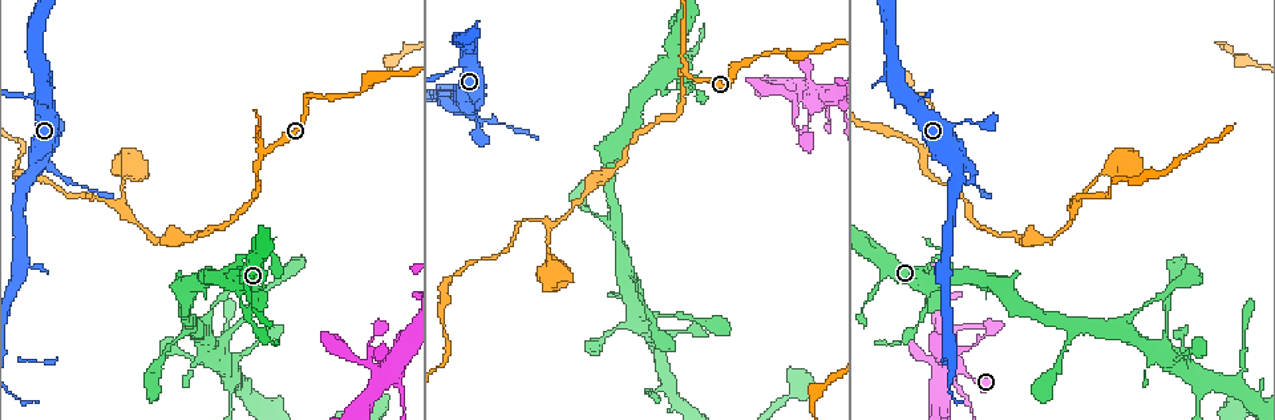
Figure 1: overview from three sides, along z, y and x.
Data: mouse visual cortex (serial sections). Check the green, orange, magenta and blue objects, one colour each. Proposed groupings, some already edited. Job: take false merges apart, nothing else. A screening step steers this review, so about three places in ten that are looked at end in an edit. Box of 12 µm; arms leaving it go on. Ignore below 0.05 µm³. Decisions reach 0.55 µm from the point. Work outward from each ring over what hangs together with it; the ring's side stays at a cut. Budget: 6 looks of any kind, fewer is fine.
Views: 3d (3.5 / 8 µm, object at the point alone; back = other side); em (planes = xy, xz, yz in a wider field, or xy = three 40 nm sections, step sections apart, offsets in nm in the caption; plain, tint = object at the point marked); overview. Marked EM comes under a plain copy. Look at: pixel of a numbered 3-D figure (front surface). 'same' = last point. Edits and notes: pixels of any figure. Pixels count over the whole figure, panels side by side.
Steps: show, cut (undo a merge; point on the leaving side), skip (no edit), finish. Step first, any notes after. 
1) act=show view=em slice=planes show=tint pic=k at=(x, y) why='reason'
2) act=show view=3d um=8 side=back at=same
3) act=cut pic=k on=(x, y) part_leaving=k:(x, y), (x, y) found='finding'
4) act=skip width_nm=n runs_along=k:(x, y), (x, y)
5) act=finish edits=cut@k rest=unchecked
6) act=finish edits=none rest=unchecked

act=show view=3d um=3.5 pic=1 at=(784, 92) why='two arms in line, one across'

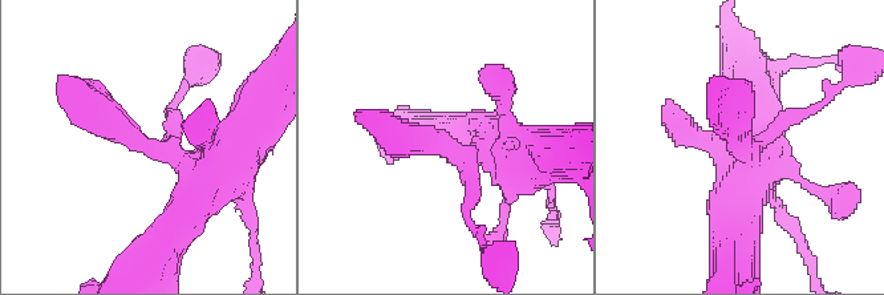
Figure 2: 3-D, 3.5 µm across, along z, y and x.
act=show view=em slice=xy step=2 show=tint pic=2 at=(747, 144) why='need the tissue'

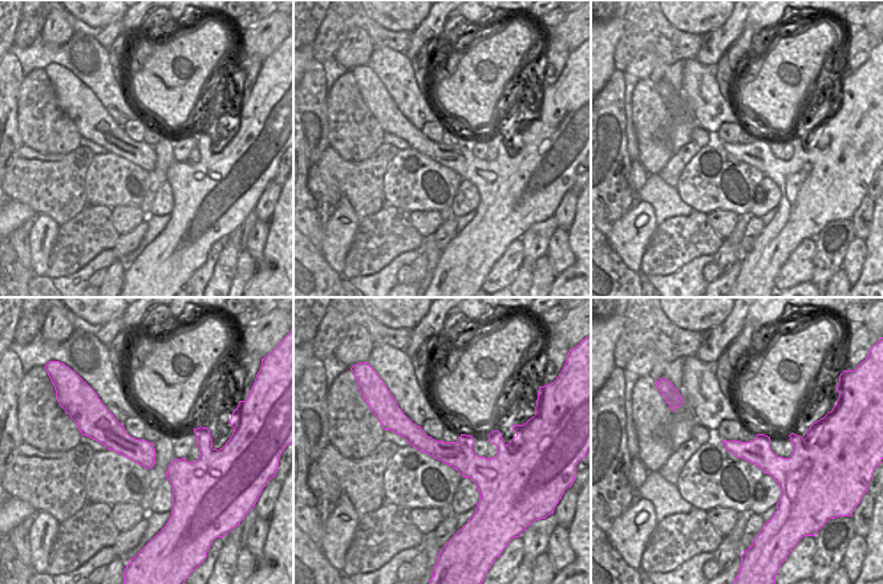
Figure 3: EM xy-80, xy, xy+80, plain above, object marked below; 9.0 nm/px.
act=skip arms=3 runs_along=3:(389, 425), (468, 463), (499, 454) found='one cell here'

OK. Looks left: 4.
act=show view=3d um=8 pic=1 at=(246, 312) why='thin neck'

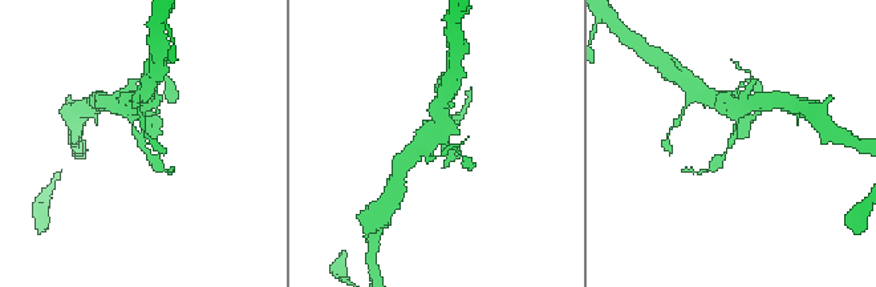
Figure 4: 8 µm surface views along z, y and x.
act=show view=3d um=3.5 side=back pic=4 at=(141, 136)

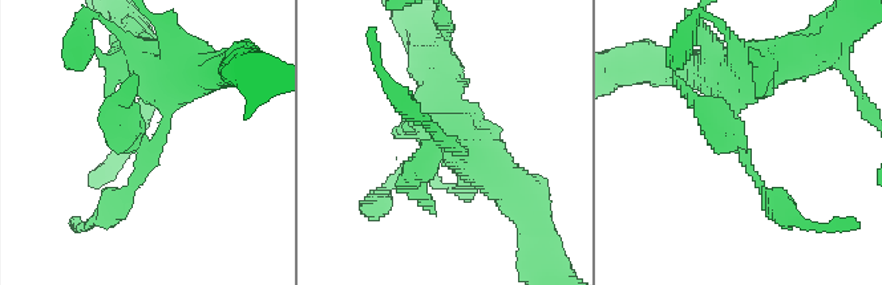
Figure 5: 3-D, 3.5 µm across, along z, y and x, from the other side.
act=show view=em slice=planes show=tint pic=5 at=(744, 150)

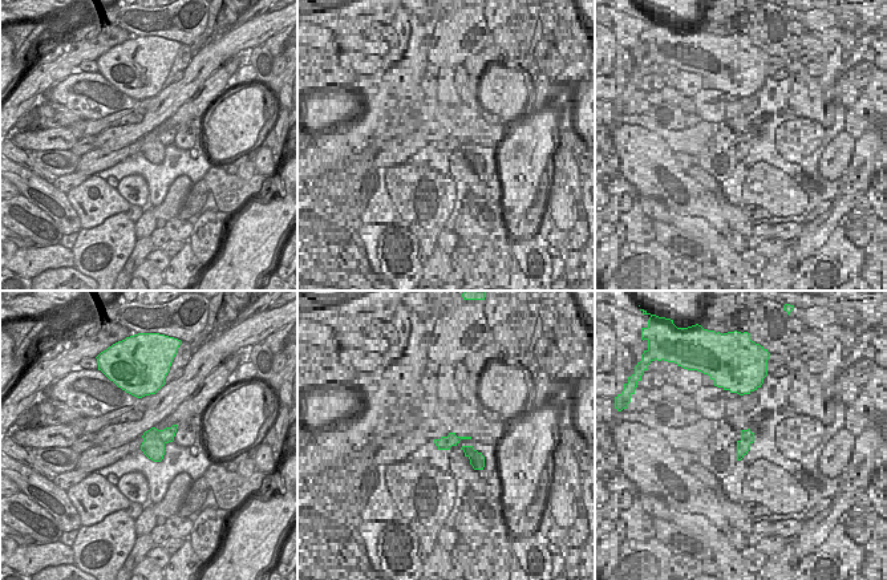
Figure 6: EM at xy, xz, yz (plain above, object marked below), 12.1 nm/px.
act=cut pic=5 on=(735, 122) part_leaving=5:(732, 118), (741, 150), (684, 89) found='two cells meet here'

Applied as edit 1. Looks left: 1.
act=finish edits=cut@5 rest=unchecked

